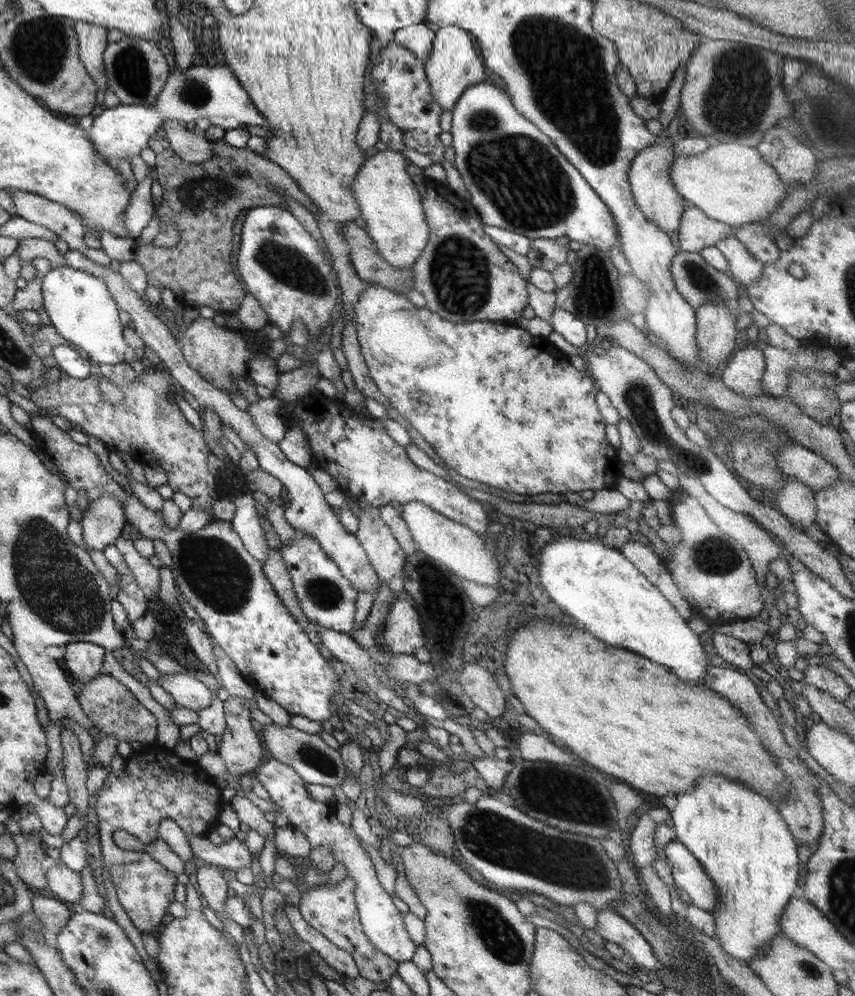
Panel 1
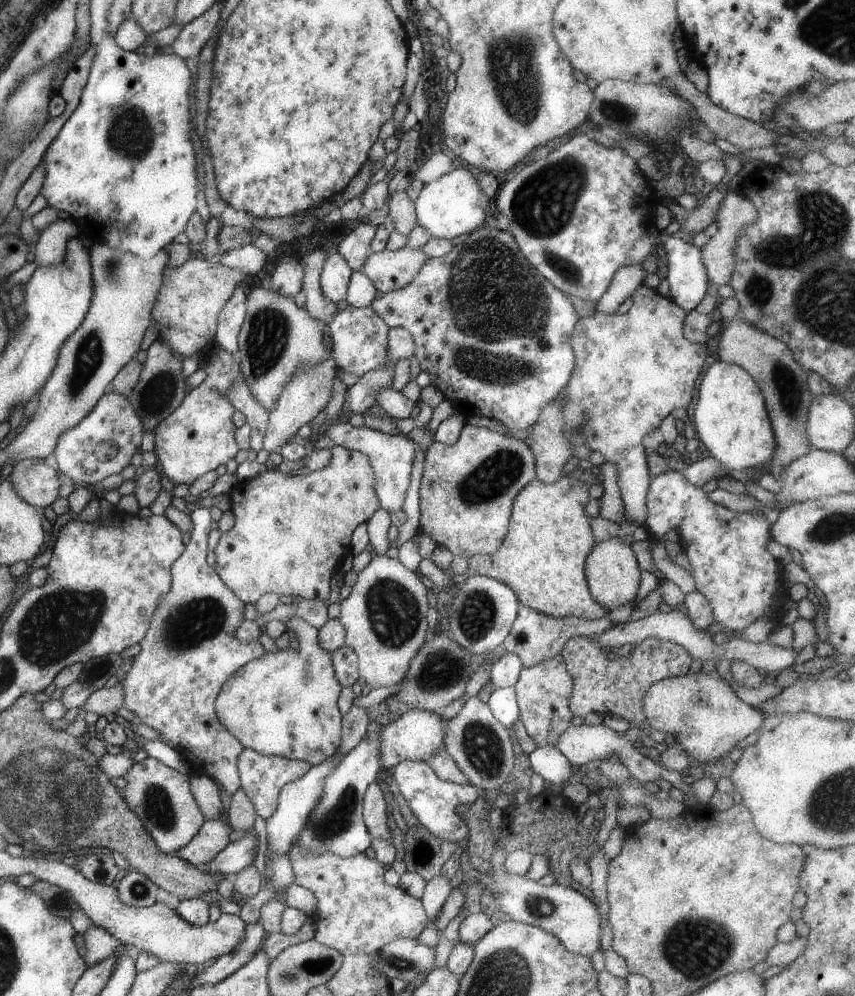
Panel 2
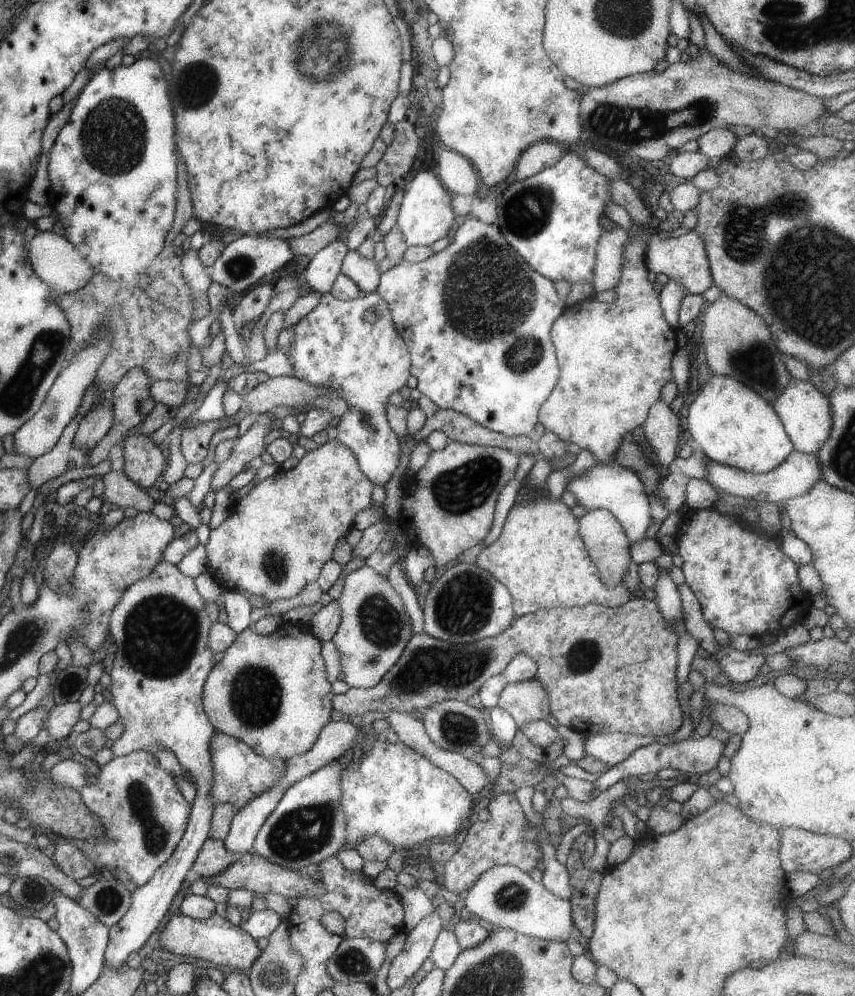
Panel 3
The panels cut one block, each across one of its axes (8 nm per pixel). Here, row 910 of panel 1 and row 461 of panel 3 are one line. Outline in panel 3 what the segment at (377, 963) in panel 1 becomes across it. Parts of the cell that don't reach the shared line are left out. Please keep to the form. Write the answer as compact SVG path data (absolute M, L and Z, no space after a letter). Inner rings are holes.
M328 440L305 453L299 463L288 471L280 469L273 476L255 484L236 504L230 505L229 516L220 526L210 530L206 552L206 568L221 587L262 596L270 603L292 598L305 584L314 582L320 570L331 559L337 540L346 537L358 512L371 506L372 483L361 473L356 457L349 448Z

